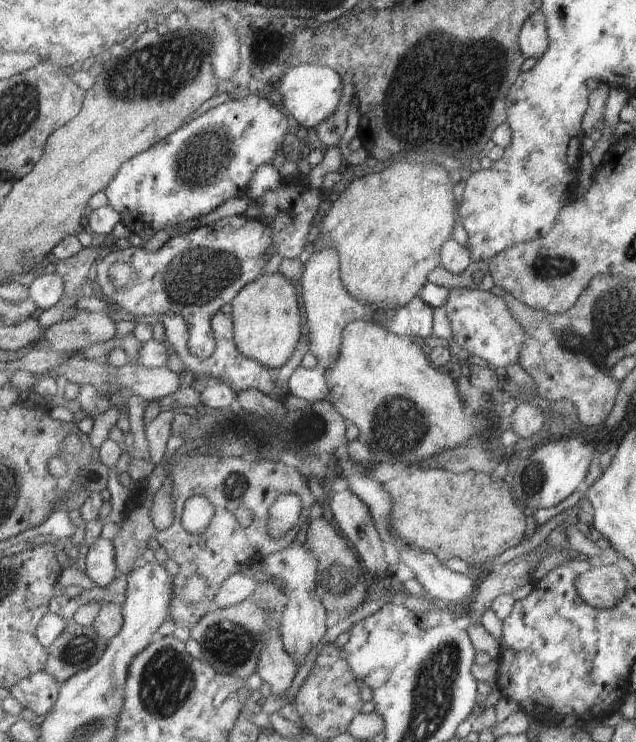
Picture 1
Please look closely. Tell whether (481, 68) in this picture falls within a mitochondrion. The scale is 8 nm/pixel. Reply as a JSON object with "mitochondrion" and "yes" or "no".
{"mitochondrion":"yes"}

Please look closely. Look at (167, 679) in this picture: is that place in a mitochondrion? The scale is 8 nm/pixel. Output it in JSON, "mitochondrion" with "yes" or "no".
{"mitochondrion":"yes"}

